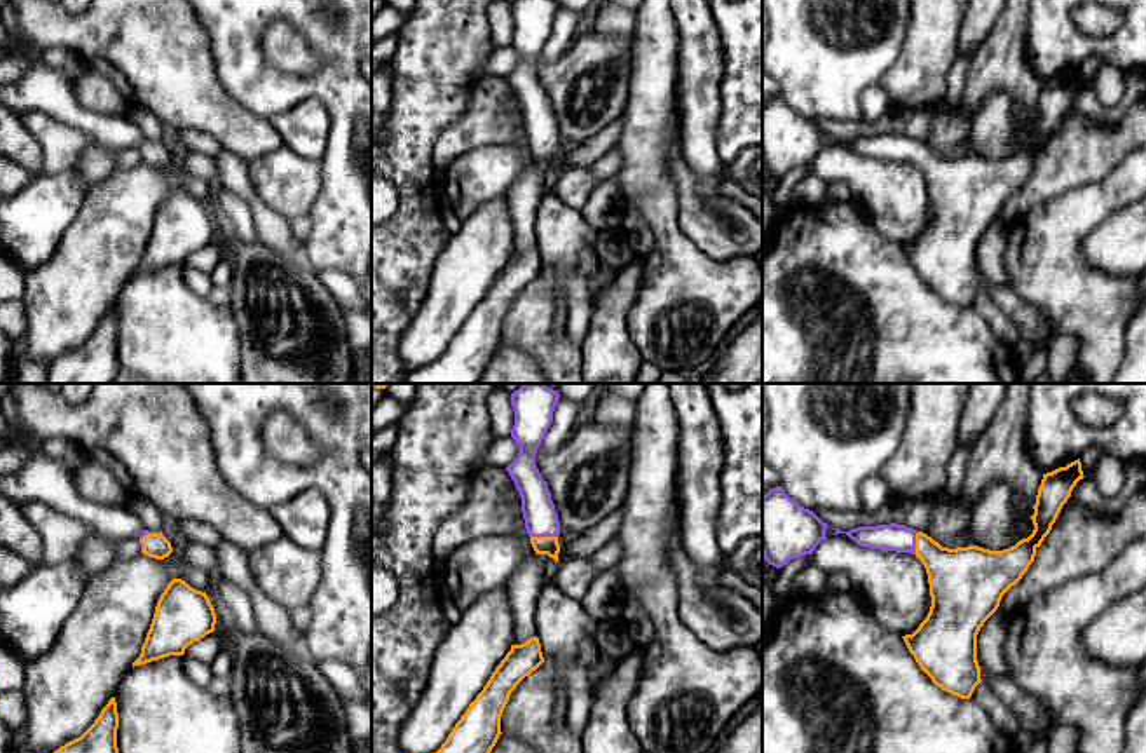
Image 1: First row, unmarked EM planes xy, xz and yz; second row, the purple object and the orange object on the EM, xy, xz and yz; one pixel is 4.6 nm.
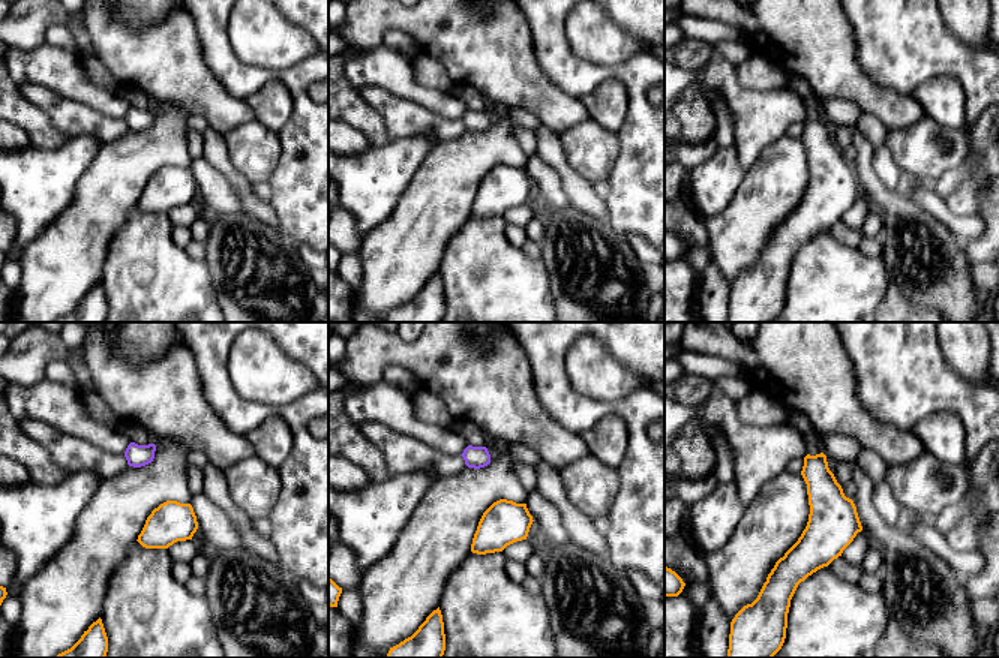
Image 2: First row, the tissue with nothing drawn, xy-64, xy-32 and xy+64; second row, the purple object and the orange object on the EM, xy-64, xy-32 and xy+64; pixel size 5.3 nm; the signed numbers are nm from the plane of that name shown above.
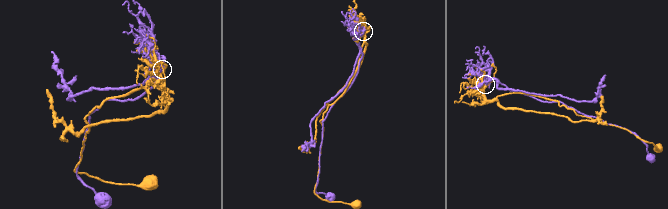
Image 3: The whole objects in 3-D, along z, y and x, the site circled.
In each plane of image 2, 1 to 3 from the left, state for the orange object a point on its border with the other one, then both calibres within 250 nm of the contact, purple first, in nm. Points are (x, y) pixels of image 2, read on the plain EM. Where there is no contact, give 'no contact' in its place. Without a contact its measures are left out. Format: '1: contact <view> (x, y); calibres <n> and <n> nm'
1: no contact
2: no contact
3: no contact

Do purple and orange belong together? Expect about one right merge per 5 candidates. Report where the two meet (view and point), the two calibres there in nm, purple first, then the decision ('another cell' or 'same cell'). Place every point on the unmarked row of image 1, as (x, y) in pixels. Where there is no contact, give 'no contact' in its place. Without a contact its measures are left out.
meets purple in xz at (545, 145); 160 nm thick on the purple side, 90 nm on the other; another cell

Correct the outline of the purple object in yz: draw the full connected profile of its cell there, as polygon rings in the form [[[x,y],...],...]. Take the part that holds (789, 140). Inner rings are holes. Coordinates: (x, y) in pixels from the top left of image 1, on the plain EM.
[[[781,96],[771,98],[762,106],[762,164],[776,178],[794,167],[813,164],[827,148],[827,136],[813,120],[790,108]]]

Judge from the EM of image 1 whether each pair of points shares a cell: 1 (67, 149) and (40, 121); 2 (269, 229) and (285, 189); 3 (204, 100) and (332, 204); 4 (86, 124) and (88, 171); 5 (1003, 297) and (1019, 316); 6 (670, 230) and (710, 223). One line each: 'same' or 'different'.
1: same
2: different
3: different
4: same
5: same
6: different

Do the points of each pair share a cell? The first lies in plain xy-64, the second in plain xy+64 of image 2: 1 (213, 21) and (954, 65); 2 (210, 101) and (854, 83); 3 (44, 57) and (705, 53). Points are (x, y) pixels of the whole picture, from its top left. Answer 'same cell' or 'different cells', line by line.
1: same cell
2: same cell
3: different cells

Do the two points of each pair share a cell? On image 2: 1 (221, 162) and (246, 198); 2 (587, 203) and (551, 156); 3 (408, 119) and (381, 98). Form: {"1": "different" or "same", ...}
{"1": "same", "2": "same", "3": "same"}

